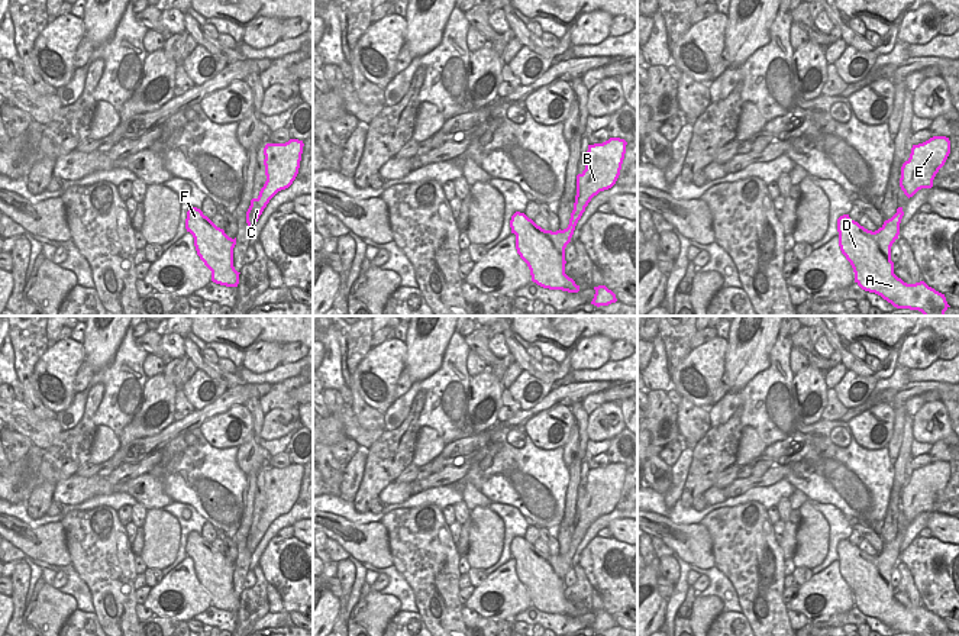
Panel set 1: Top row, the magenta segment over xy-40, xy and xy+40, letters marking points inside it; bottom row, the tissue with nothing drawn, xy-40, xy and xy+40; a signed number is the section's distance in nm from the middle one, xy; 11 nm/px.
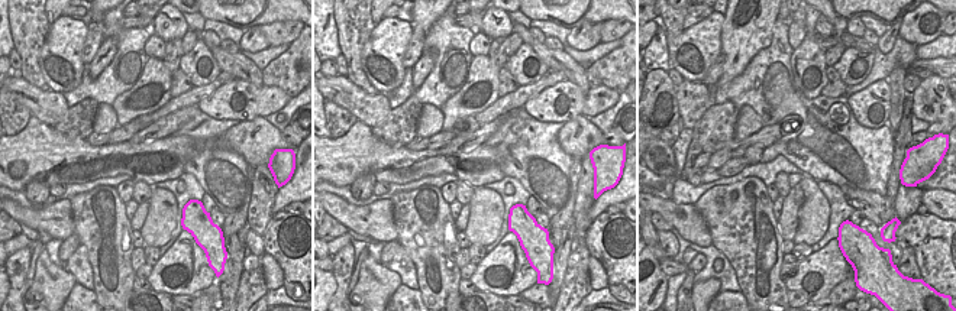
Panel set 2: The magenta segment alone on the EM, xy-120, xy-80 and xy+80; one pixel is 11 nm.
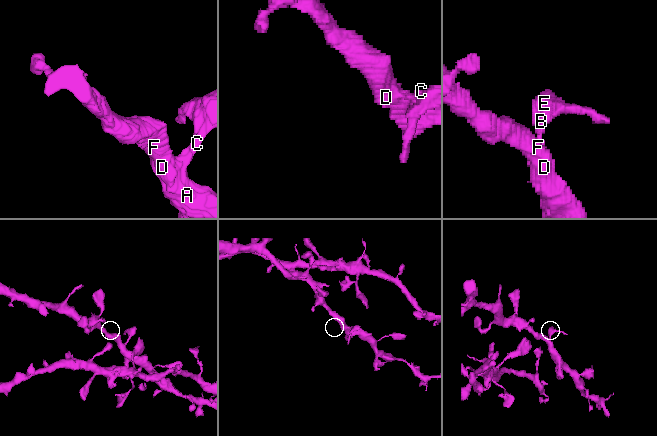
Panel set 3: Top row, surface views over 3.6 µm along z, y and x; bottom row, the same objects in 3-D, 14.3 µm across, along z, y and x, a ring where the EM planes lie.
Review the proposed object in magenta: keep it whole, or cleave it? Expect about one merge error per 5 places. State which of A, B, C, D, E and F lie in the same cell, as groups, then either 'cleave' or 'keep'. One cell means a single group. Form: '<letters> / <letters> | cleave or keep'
A B C D E F | keep

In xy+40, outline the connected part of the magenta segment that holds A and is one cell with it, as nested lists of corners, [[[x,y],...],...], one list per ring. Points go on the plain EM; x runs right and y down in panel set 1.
[[[903,532],[872,556],[852,545],[849,539],[837,543],[839,571],[850,587],[855,607],[865,616],[875,617],[897,633],[918,636],[946,636],[950,630],[945,619],[924,606],[907,608],[894,598],[891,571],[898,564]]]

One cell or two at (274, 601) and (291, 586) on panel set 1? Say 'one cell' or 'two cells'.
two cells

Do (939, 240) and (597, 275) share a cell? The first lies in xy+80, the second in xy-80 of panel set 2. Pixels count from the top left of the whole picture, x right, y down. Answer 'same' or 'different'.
different

